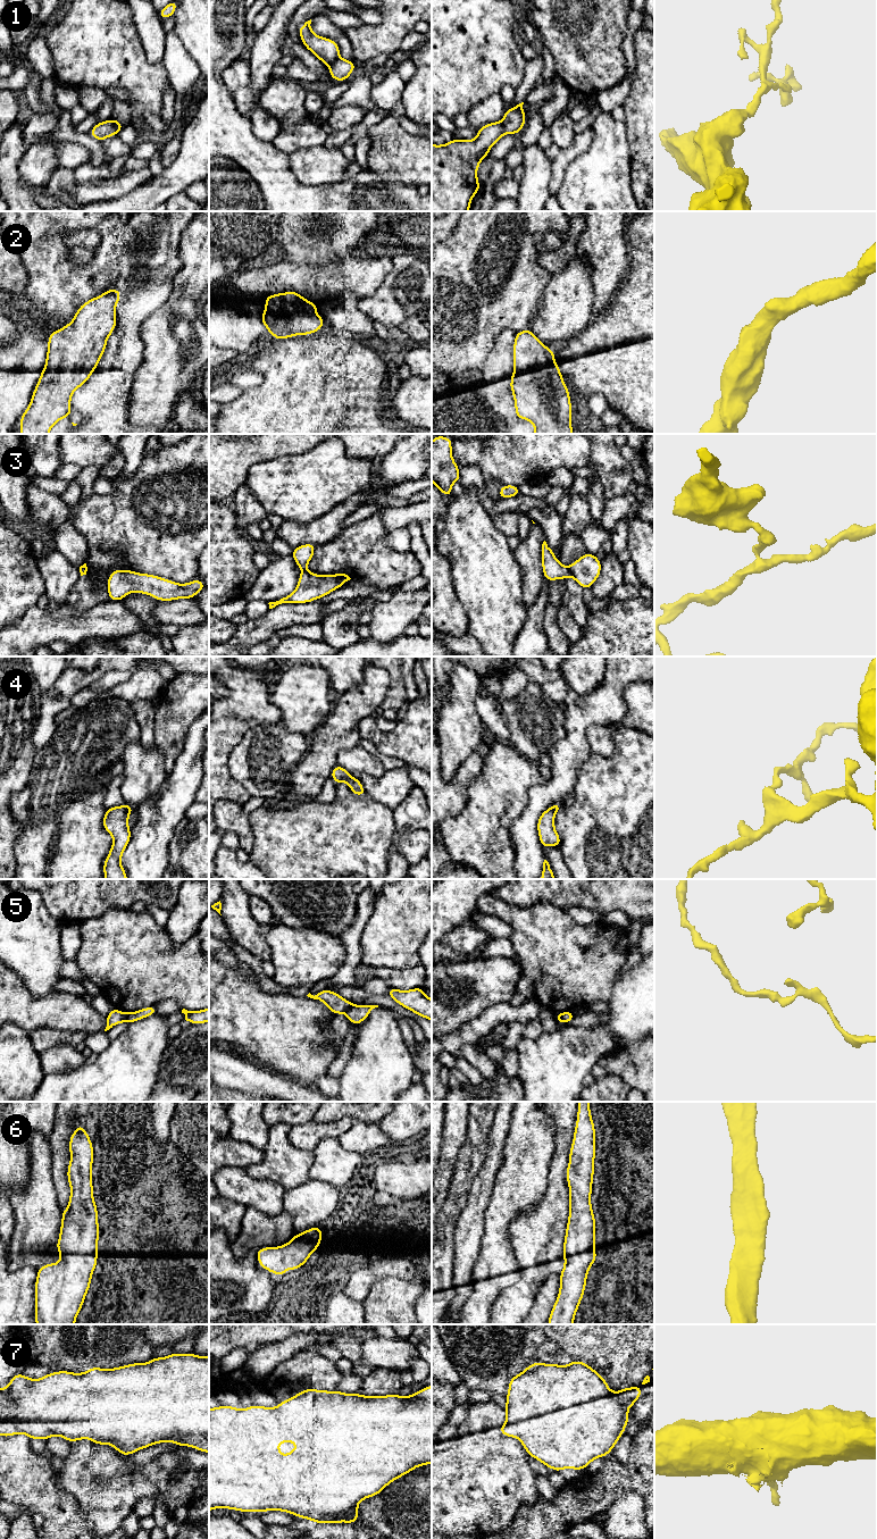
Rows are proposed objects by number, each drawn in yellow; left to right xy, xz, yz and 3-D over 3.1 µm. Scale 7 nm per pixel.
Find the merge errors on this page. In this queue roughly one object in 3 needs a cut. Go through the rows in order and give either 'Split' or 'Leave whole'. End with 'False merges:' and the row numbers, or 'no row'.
1: Split
2: Leave whole
3: Split
4: Split
5: Split
6: Leave whole
7: Leave whole
False merges: 1, 3, 4, 5

